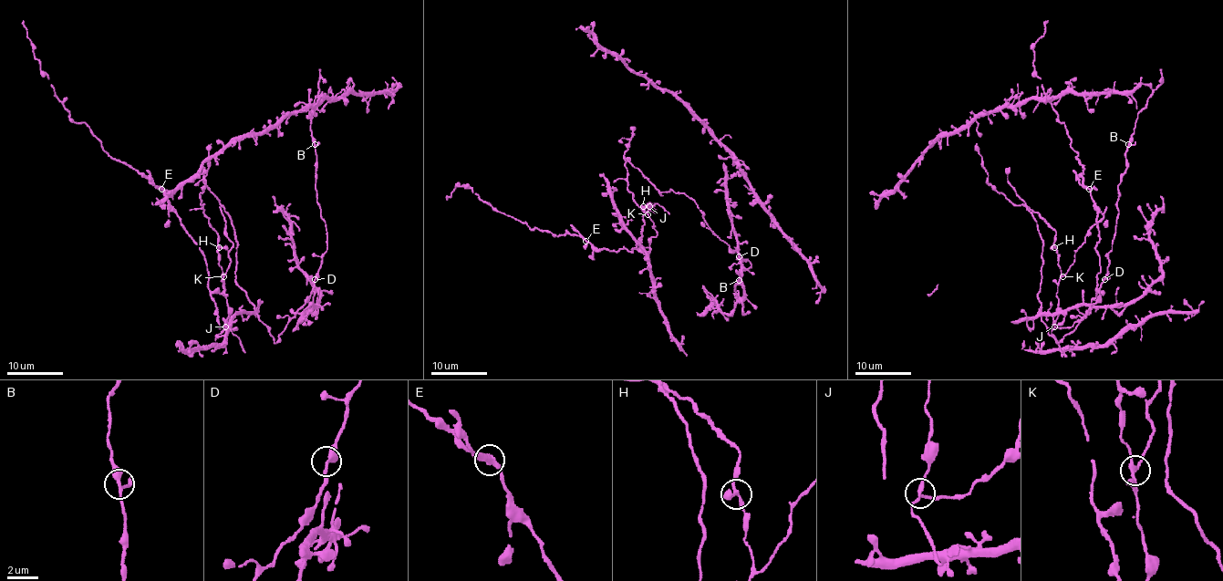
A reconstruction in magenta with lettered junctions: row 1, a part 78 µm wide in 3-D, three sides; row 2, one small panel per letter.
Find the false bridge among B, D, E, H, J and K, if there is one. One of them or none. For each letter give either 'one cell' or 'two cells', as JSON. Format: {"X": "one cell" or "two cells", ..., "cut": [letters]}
{"B": "one cell", "D": "one cell", "E": "one cell", "H": "one cell", "J": "one cell", "K": "one cell", "cut": []}

